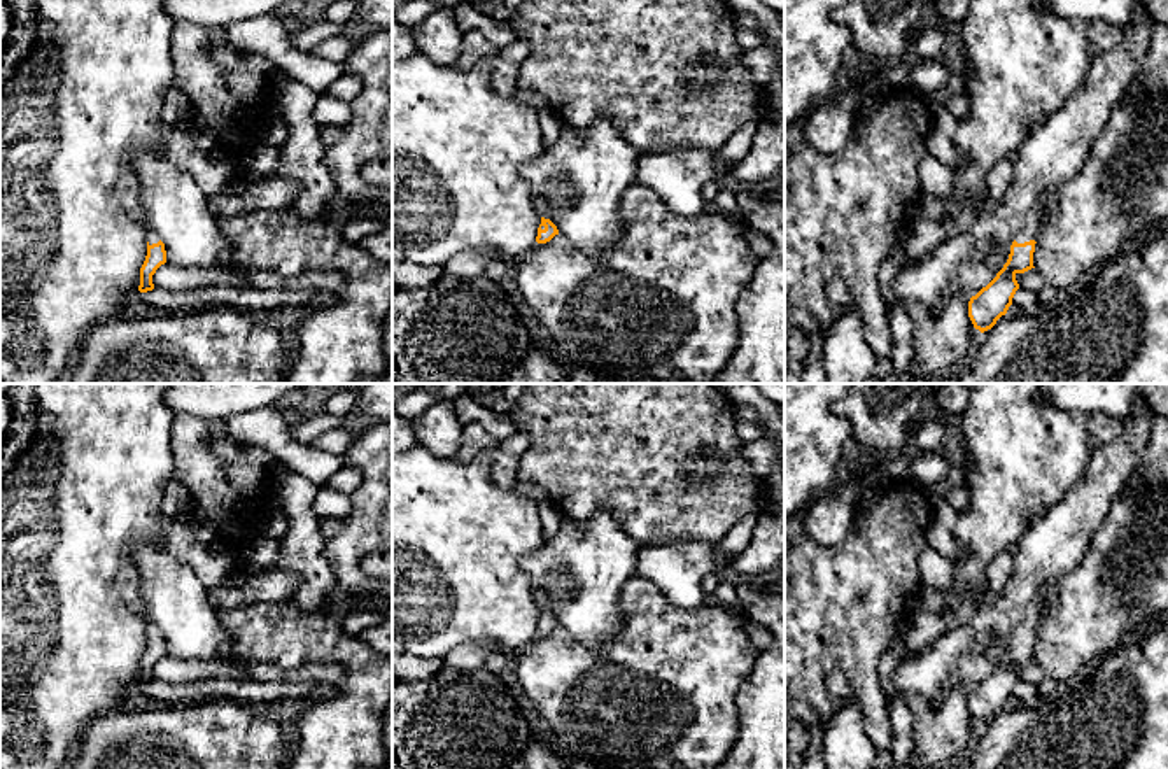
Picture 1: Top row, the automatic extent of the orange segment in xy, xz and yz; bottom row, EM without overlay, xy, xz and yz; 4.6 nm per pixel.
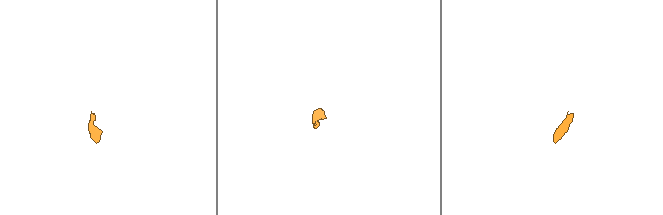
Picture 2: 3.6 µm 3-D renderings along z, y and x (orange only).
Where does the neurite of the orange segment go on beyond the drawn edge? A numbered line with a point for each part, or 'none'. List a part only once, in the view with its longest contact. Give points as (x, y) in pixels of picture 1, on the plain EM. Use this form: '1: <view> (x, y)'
1: yz (1030, 622)

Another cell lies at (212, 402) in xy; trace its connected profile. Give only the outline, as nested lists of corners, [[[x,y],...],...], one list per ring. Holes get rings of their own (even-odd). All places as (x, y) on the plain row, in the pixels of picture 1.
[[[170,384],[163,401],[173,413],[228,420],[245,412],[275,406],[303,384]]]

